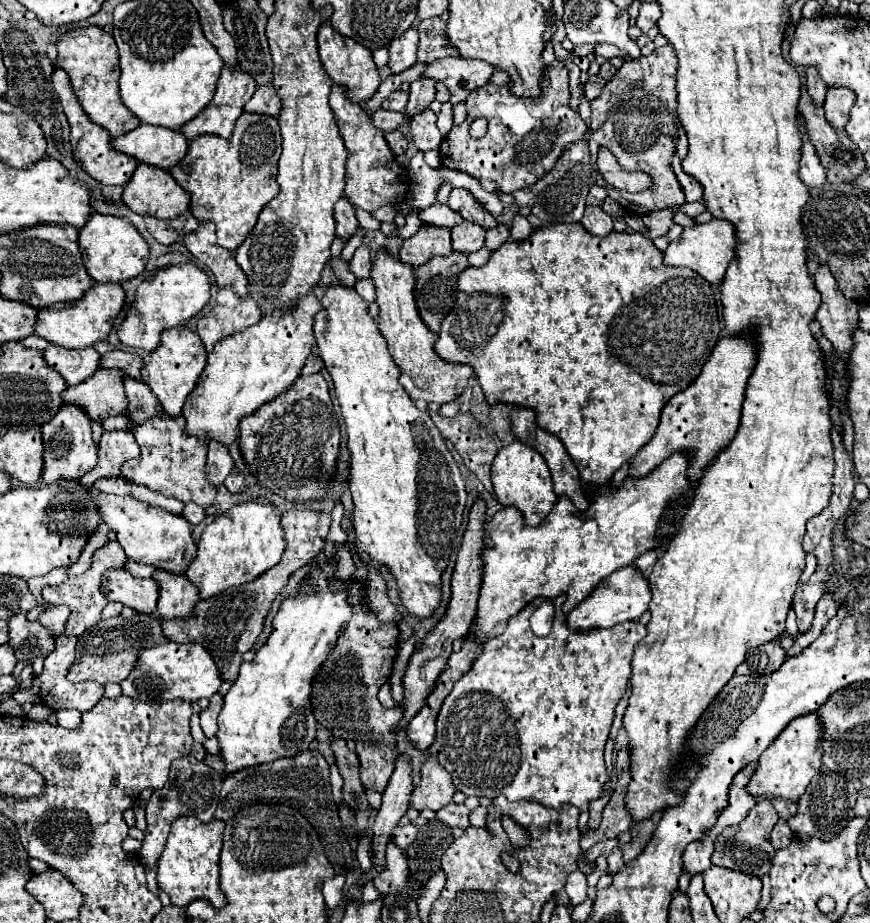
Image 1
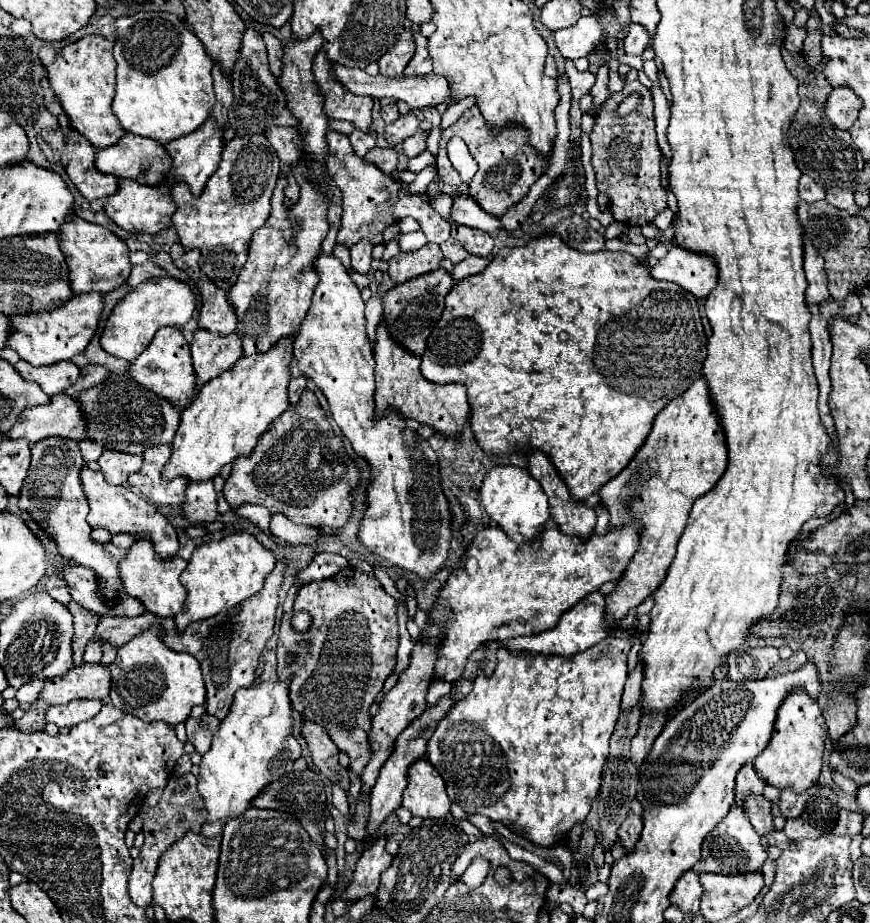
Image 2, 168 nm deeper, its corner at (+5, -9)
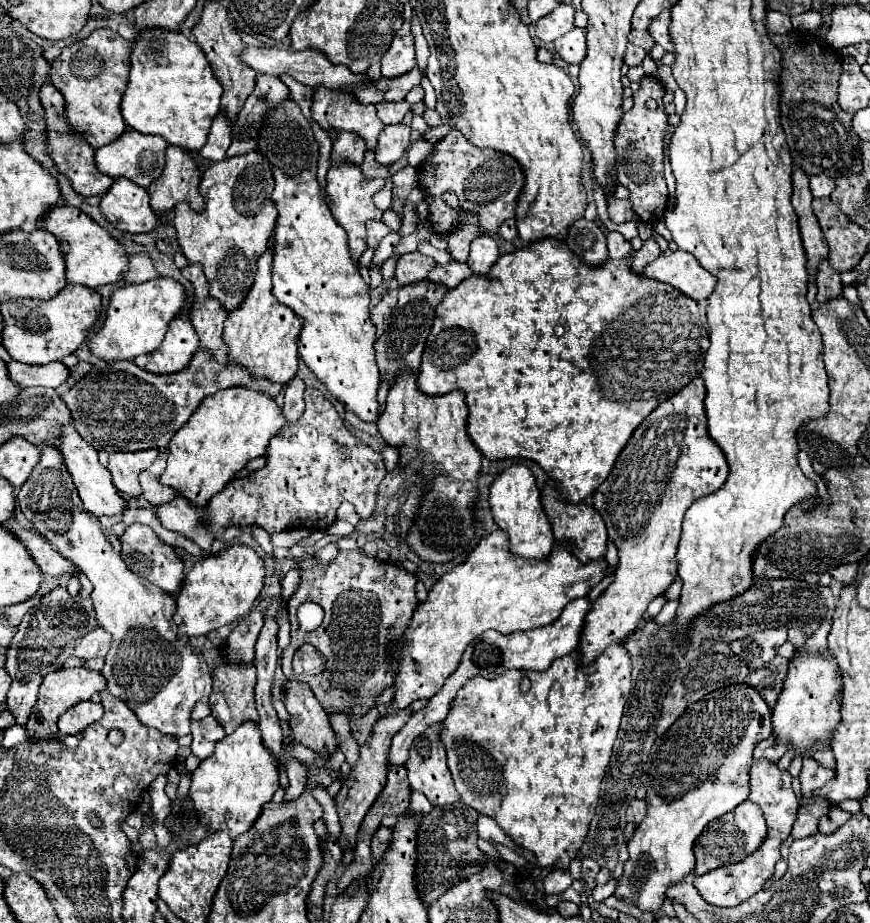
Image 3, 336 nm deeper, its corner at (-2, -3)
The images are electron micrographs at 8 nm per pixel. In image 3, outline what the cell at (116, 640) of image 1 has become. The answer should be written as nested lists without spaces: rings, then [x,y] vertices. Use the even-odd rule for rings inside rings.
[[[74,667],[74,669],[58,669],[50,675],[46,675],[46,679],[40,685],[38,691],[38,701],[32,709],[32,715],[26,721],[26,729],[28,735],[34,739],[52,739],[58,733],[56,721],[62,715],[62,711],[66,711],[68,707],[72,707],[74,703],[80,701],[88,701],[94,693],[104,691],[106,689],[106,679],[100,671],[92,671],[92,669],[84,669],[84,667]]]

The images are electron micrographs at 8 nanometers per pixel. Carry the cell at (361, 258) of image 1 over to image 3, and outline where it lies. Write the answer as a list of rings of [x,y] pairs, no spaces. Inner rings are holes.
[[[368,221],[366,223],[366,231],[368,231],[368,247],[376,249],[380,239],[390,233],[390,227],[386,227],[382,221]]]

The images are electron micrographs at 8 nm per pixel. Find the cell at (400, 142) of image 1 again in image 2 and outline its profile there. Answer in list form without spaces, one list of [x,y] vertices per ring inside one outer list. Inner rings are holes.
[[[373,147],[363,159],[371,161],[375,167],[379,167],[387,175],[391,175],[391,173],[397,171],[397,151],[393,147],[389,147],[389,149]]]

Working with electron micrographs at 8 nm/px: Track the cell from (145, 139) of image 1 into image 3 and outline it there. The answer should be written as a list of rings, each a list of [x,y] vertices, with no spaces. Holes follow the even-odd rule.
[[[126,129],[120,139],[96,149],[96,167],[106,175],[128,177],[140,187],[148,187],[152,179],[156,179],[162,173],[166,147],[168,143],[158,135],[144,135],[144,133],[138,133],[136,129]]]

